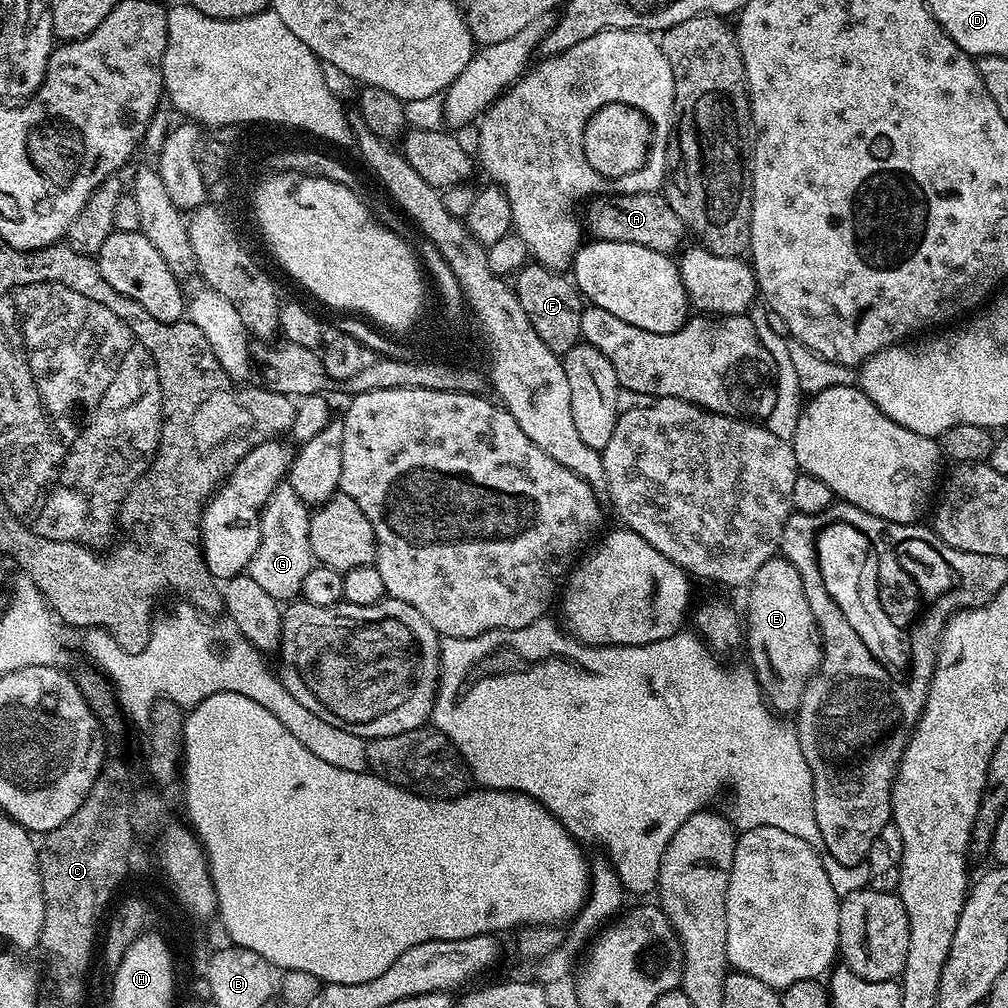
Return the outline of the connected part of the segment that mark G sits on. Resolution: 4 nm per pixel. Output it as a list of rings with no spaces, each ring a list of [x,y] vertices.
[[[287,482],[281,483],[274,490],[274,494],[264,504],[264,509],[260,512],[260,545],[254,558],[248,564],[246,572],[247,575],[254,578],[254,582],[258,582],[258,586],[262,586],[262,590],[266,590],[266,594],[270,594],[270,598],[281,602],[295,601],[300,596],[302,582],[306,579],[306,574],[310,574],[310,570],[314,567],[310,550],[309,515],[309,505],[304,504],[302,498],[298,498],[298,494]]]

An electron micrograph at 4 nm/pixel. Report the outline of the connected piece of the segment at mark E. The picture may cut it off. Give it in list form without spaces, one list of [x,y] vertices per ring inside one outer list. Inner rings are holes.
[[[780,554],[758,566],[758,574],[754,574],[751,584],[747,585],[747,592],[746,648],[748,644],[748,656],[752,659],[750,667],[756,674],[756,681],[760,684],[760,691],[764,693],[765,701],[777,713],[791,713],[800,705],[809,678],[815,674],[820,661],[824,658],[824,646],[820,638],[820,627],[816,625],[814,618],[814,610],[810,610],[810,602],[806,602],[806,590],[802,586],[798,570],[794,570],[789,560],[785,560]]]

